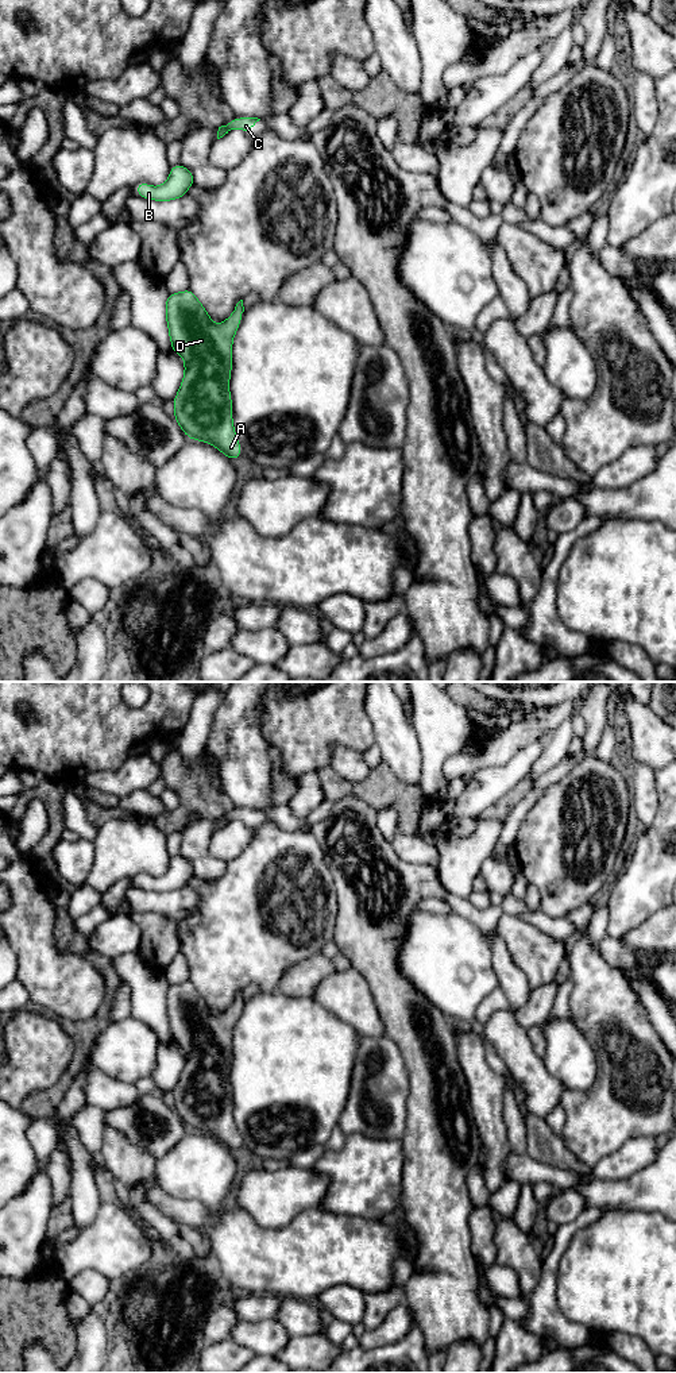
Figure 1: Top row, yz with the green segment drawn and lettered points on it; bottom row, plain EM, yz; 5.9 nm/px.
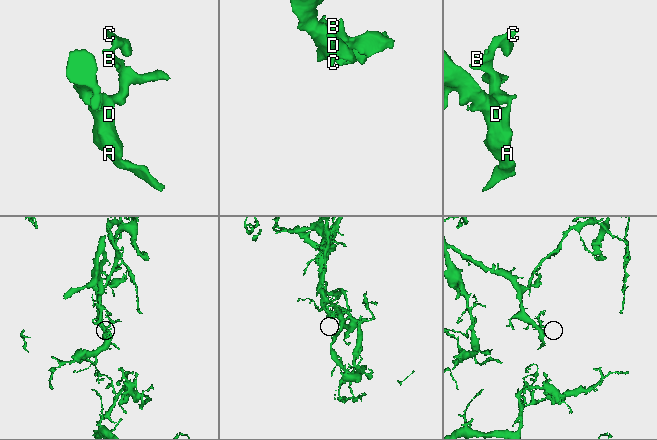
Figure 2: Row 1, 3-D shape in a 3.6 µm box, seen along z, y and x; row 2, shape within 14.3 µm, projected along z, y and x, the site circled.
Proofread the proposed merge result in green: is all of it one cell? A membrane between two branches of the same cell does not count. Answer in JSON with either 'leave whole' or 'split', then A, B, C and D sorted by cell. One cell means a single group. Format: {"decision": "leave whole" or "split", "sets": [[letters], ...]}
{"decision": "split", "sets": [["A", "B", "D"], ["C"]]}

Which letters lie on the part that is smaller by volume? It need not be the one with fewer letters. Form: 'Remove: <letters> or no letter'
Remove: C

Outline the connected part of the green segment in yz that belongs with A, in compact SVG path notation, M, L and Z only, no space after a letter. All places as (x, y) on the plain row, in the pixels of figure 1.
M190 980L166 988L166 1013L171 1041L185 1052L185 1067L173 1091L174 1110L189 1130L215 1137L233 1153L243 1143L232 1112L229 1068L232 1061L232 1033L243 1003L243 991L240 991L223 1015L213 1015L212 1008Z

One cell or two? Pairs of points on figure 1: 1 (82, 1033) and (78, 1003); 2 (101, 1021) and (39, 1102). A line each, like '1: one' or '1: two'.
1: two
2: one

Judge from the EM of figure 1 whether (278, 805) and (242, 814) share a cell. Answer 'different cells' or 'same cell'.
same cell

